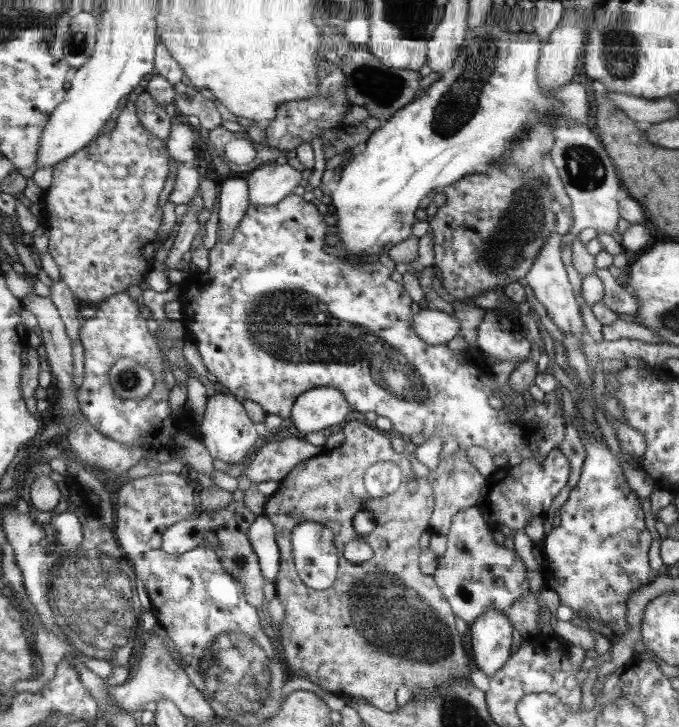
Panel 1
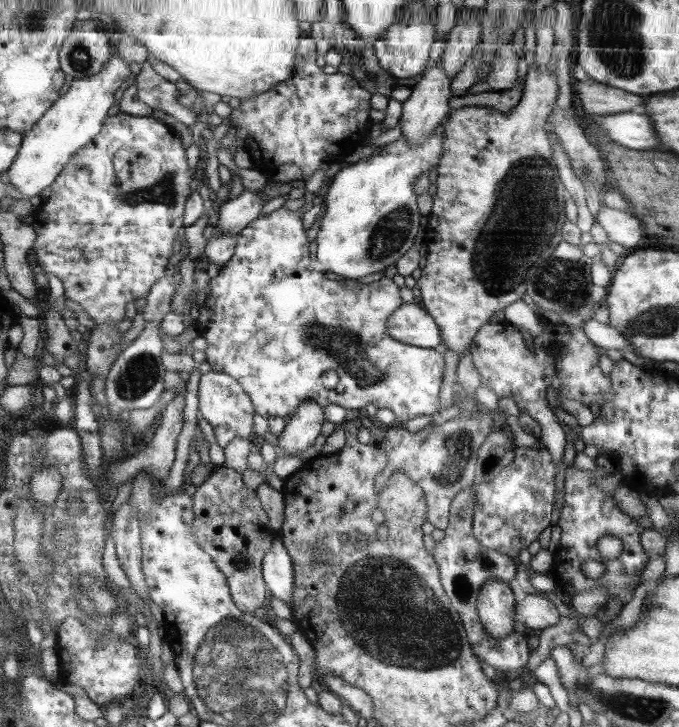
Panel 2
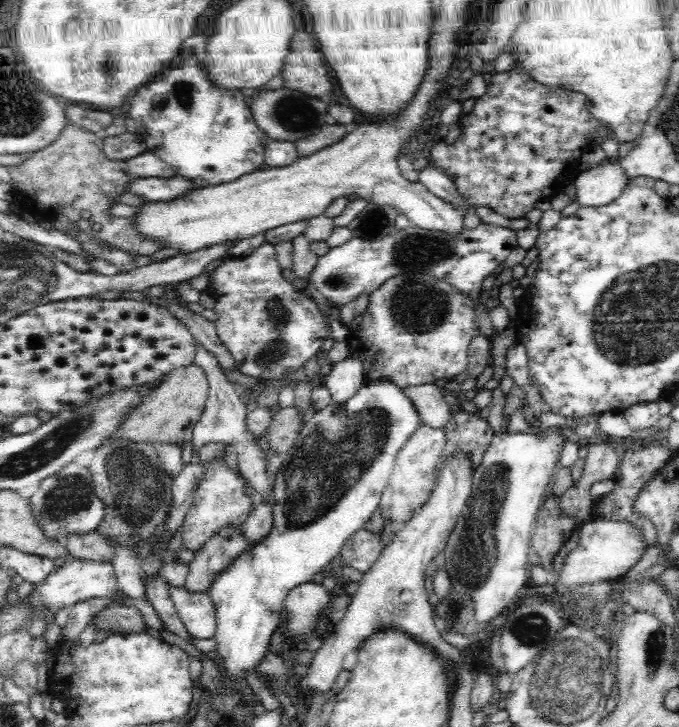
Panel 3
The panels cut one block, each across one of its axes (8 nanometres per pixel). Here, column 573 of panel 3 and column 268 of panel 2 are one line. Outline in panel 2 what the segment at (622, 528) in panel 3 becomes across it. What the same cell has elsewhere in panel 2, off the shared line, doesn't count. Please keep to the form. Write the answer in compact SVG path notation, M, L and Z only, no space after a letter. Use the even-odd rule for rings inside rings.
M278 537L272 541L272 547L264 554L263 579L273 599L281 600L286 605L292 602L293 565Z

